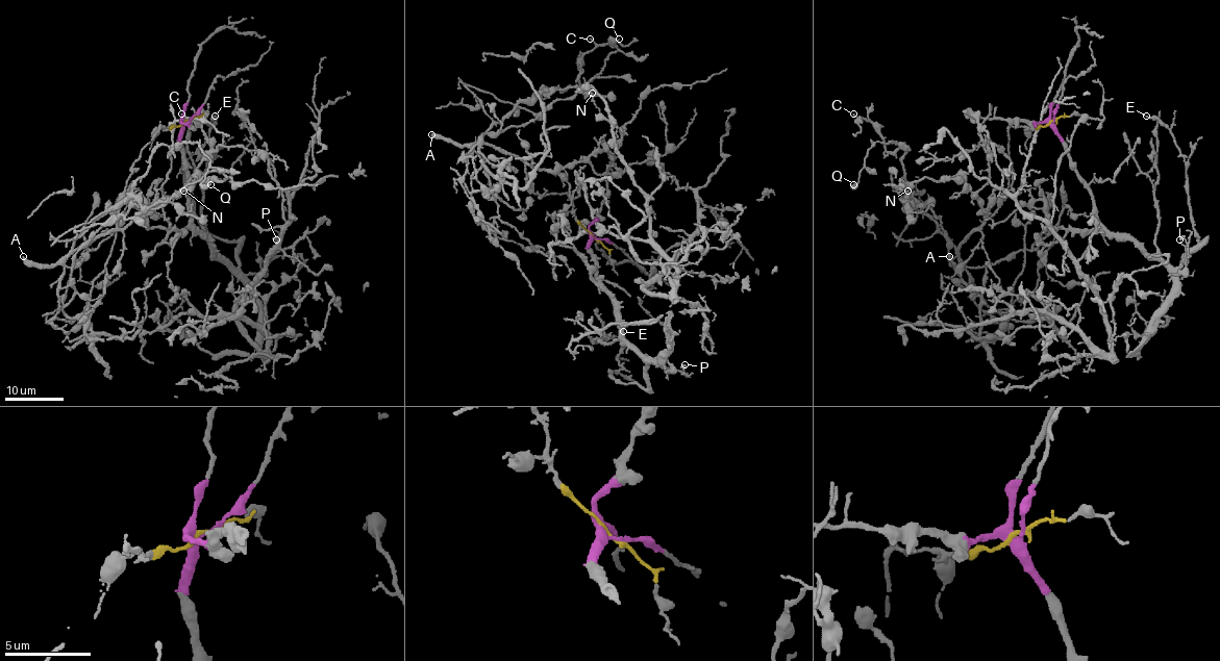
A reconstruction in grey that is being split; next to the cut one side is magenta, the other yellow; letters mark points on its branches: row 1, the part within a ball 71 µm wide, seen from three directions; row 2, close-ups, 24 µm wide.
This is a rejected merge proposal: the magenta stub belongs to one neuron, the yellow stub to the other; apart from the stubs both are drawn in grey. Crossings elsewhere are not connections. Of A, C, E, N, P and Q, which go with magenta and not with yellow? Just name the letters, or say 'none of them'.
E, P

